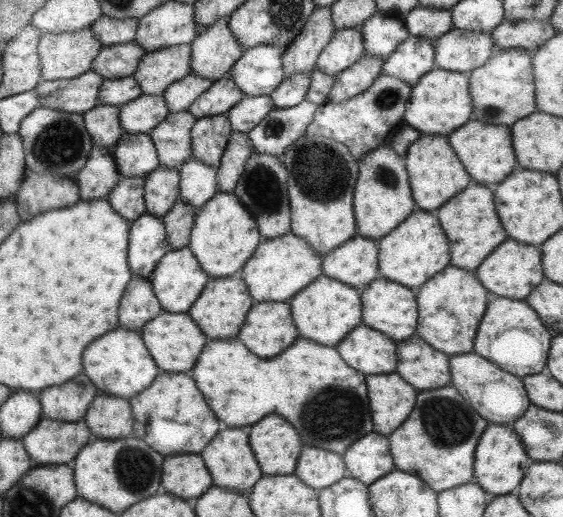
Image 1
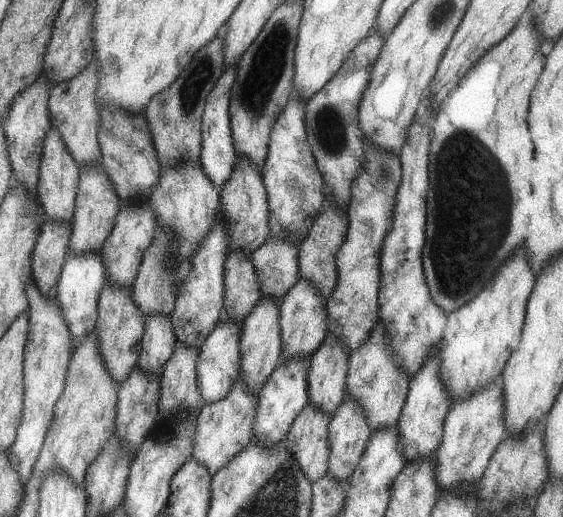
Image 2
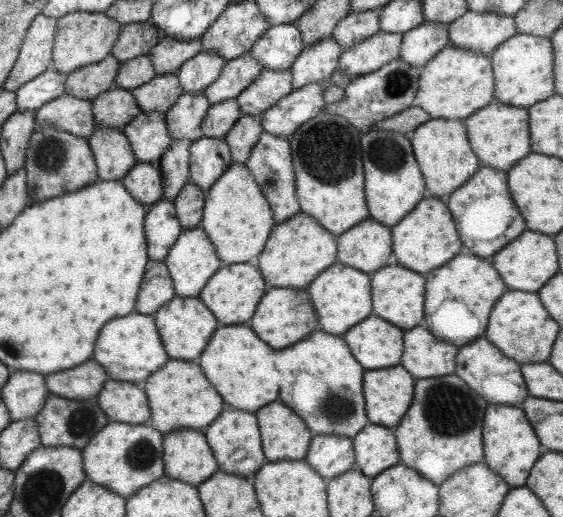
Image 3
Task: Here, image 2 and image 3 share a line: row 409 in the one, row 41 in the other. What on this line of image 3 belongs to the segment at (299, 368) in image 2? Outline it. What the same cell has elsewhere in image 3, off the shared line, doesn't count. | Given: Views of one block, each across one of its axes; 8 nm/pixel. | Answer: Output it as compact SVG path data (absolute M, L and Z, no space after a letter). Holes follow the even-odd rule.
M295 24L269 26L251 46L249 55L265 69L280 71L290 68L302 51L301 33Z

